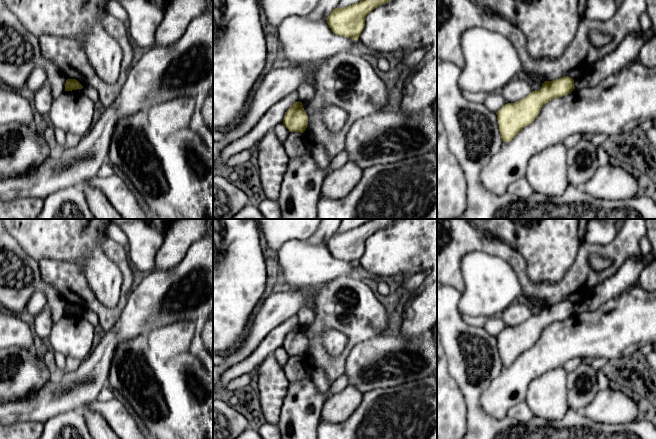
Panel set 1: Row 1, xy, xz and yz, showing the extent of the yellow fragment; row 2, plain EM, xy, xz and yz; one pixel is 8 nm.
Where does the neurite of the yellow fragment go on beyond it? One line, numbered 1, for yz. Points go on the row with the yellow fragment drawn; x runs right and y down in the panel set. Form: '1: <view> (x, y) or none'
1: none

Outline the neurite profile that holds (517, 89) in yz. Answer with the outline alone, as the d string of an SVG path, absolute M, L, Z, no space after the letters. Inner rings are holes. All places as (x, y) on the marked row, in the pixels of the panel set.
M514 78L500 90L501 95L508 103L515 103L532 92L531 84L522 78Z

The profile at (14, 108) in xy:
M0 84L0 125L19 123L33 128L34 108L17 90Z

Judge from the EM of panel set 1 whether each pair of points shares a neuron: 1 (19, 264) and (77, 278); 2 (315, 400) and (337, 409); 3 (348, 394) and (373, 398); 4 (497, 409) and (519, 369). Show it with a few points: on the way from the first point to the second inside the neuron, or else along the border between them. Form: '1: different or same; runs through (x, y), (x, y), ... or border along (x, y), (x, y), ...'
1: different; border along (37, 261), (40, 273)
2: different; border along (326, 399), (319, 420)
3: different; border along (363, 393), (360, 404), (349, 416)
4: same; runs through (497, 399), (514, 379)

